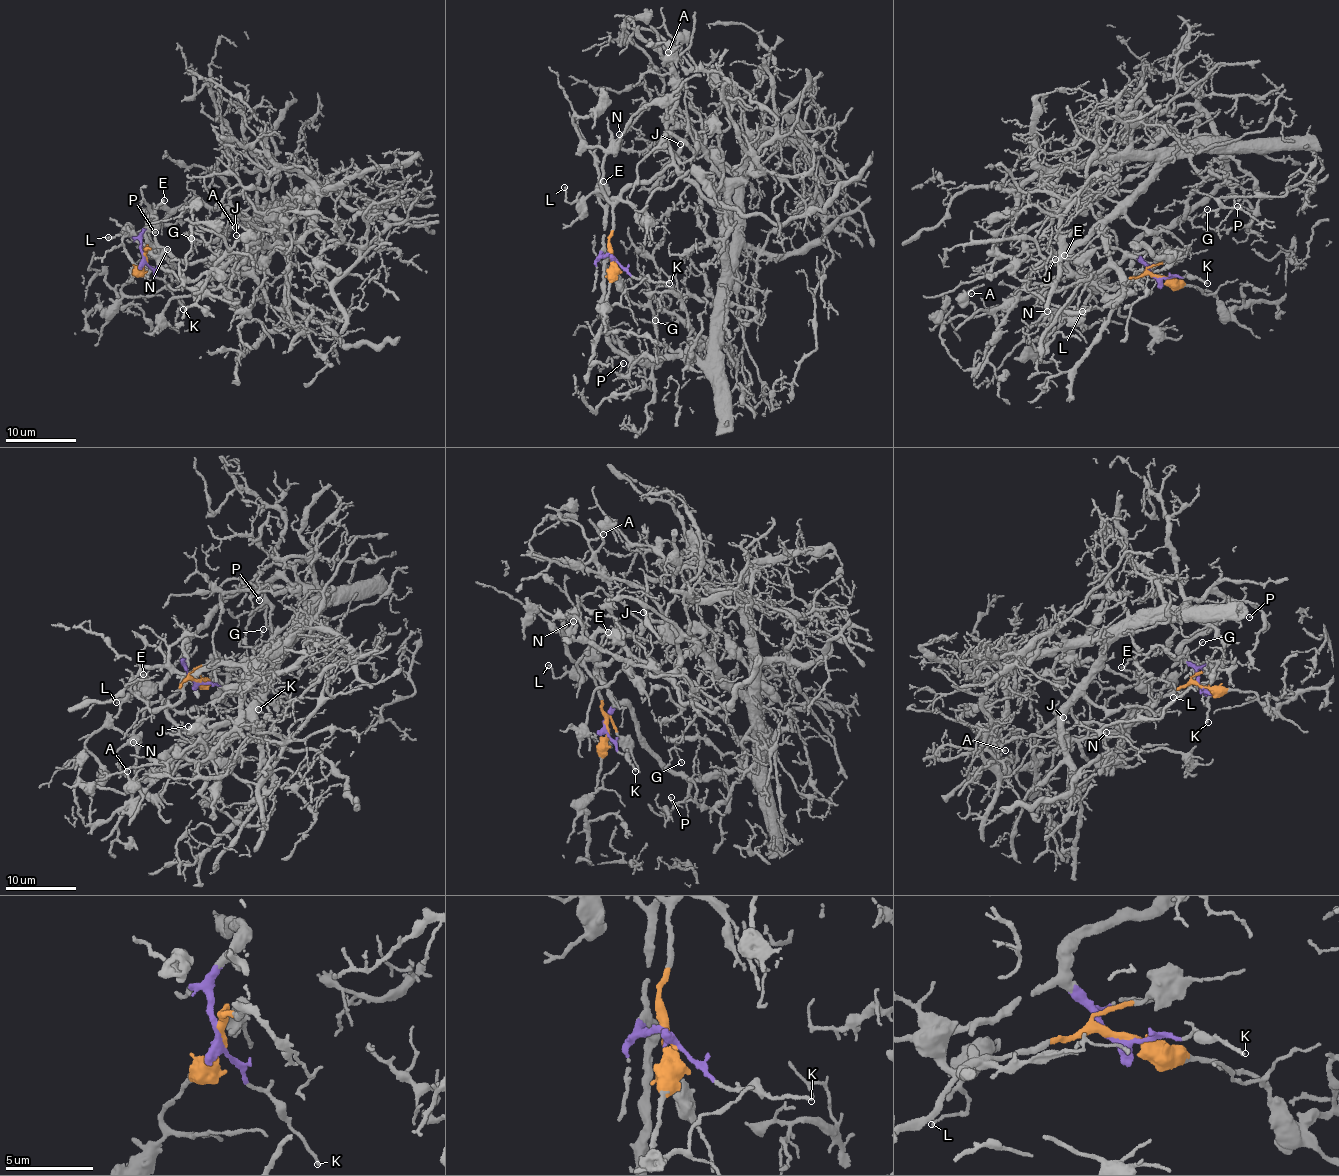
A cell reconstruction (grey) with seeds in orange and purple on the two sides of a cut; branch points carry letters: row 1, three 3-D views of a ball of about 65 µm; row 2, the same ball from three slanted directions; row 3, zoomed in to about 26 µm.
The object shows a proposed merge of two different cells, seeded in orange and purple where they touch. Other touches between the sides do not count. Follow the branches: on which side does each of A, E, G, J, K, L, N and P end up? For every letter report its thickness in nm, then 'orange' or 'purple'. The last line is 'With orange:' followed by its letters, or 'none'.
A: calibre 150 nm; orange
E: calibre 240 nm; orange
G: calibre 100 nm; purple
J: calibre 100 nm; purple
K: calibre 170 nm; purple
L: calibre 150 nm; orange
N: calibre 260 nm; orange
P: calibre 150 nm; purple
With orange: A, E, L, N

